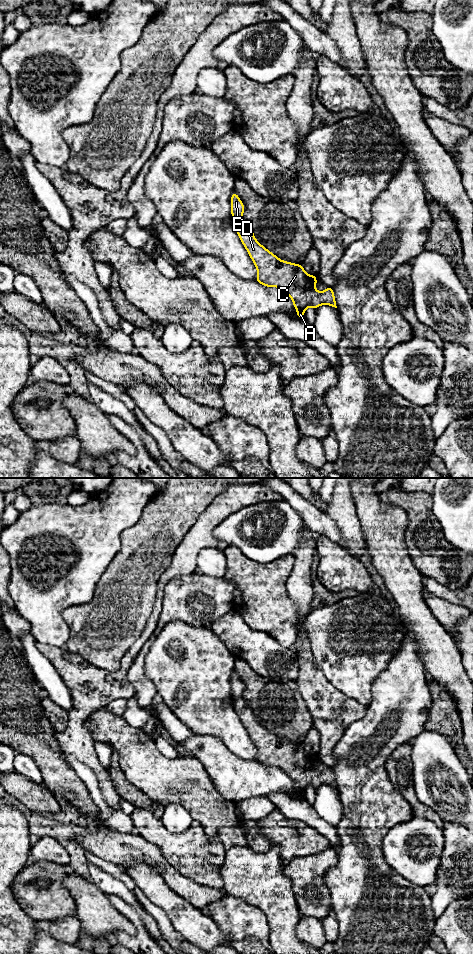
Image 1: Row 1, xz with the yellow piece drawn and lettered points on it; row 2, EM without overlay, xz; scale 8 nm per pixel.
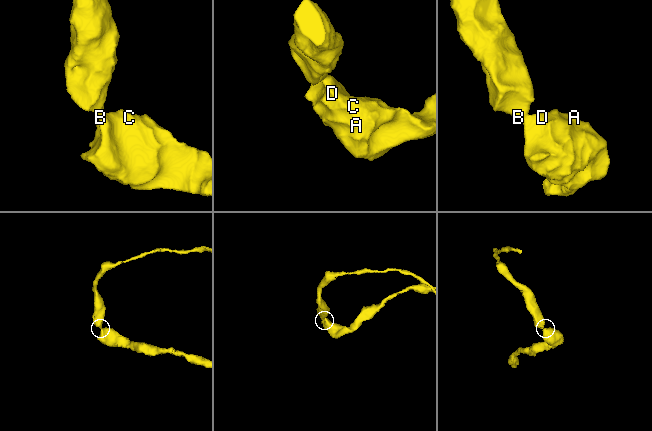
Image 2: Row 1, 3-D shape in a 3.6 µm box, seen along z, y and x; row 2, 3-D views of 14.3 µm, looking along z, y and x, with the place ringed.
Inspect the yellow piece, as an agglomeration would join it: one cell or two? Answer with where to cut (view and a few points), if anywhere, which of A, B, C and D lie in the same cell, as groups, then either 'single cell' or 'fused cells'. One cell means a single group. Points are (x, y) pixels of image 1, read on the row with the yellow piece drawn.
cut xz (241, 215), (234, 220); groups A C D / B; fused cells

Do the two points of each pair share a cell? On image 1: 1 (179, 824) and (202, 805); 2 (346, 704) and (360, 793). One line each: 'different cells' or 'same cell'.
1: different cells
2: different cells

